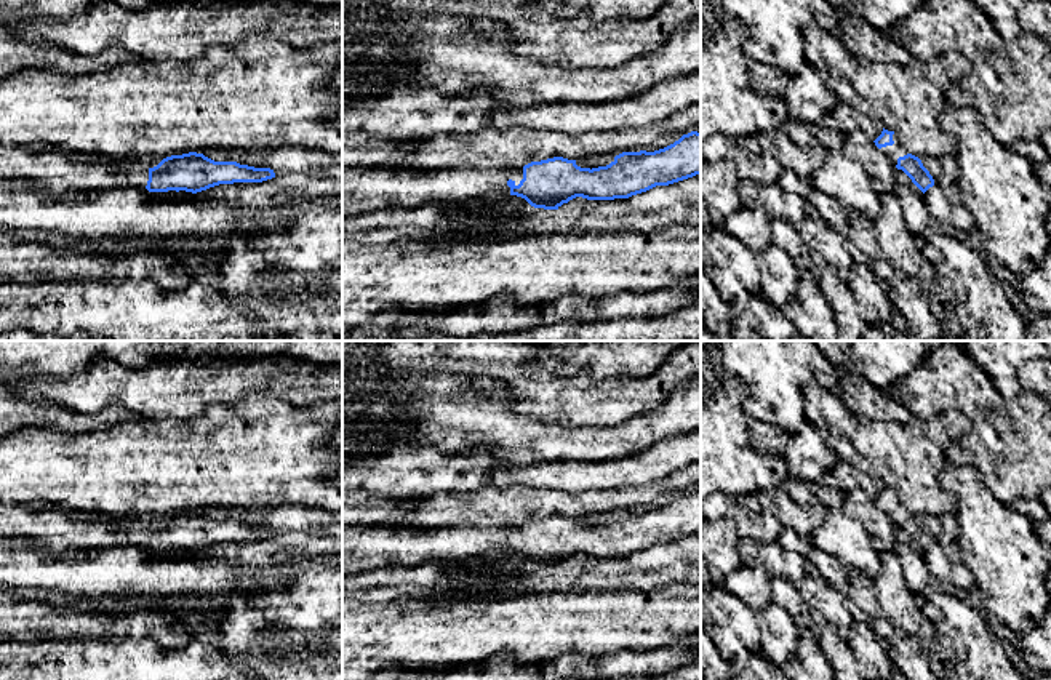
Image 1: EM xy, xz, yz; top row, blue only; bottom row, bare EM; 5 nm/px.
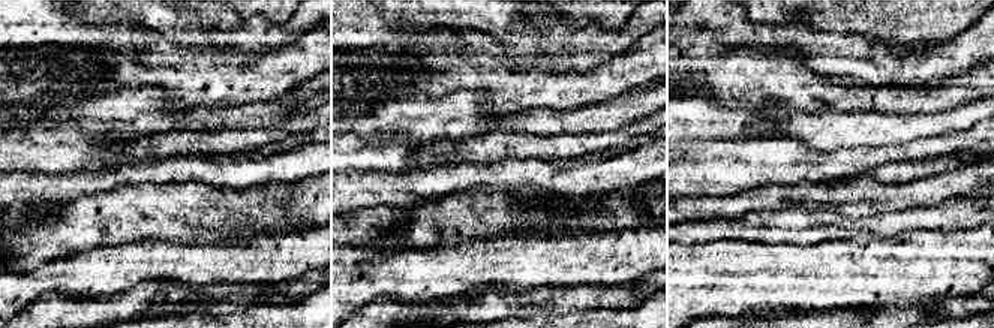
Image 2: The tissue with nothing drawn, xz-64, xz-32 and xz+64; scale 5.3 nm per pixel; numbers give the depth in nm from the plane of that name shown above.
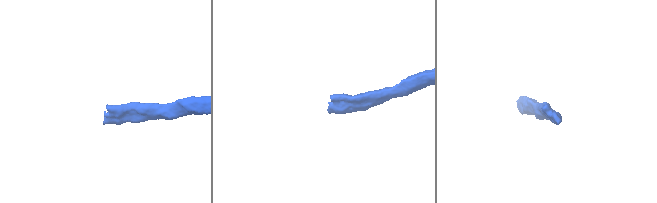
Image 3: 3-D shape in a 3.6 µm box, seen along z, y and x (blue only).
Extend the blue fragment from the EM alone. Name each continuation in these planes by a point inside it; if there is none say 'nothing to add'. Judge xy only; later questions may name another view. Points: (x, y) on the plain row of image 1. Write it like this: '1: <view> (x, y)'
1: xy (53, 527)

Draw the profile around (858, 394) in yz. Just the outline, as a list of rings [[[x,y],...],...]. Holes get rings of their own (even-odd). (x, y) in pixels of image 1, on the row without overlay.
[[[814,341],[814,344],[838,371],[838,395],[854,414],[901,424],[913,418],[888,392],[873,387],[854,371],[849,360],[851,341]]]

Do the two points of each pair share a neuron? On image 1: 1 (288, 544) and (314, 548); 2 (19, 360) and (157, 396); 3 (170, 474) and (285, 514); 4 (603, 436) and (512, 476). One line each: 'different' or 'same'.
1: same
2: different
3: different
4: different

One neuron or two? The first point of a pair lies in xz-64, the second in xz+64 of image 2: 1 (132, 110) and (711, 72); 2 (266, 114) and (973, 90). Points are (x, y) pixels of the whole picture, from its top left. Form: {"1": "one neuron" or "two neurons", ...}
{"1": "two neurons", "2": "two neurons"}

